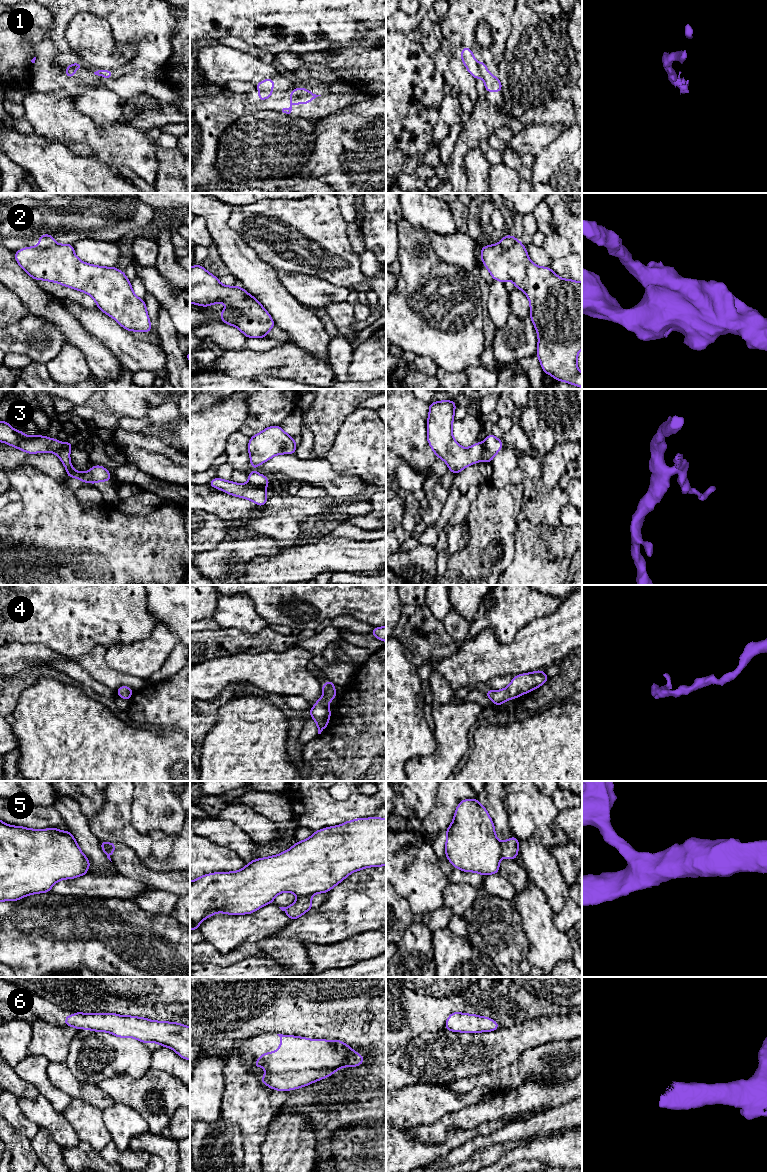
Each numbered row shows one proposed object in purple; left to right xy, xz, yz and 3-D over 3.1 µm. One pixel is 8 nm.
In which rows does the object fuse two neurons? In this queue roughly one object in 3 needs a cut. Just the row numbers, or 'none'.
1, 2, 3, 5

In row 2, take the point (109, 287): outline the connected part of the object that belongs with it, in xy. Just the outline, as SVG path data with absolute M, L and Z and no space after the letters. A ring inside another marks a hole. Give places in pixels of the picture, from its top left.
M54 244L42 249L26 247L14 252L14 256L20 267L33 279L56 282L89 294L99 310L114 318L129 332L153 332L145 301L134 294L131 282L123 271L115 267L102 267L79 260L73 244Z

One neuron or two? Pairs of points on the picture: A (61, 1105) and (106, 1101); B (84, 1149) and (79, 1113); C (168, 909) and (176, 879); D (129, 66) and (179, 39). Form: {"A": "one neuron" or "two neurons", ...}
{"A": "two neurons", "B": "two neurons", "C": "two neurons", "D": "two neurons"}

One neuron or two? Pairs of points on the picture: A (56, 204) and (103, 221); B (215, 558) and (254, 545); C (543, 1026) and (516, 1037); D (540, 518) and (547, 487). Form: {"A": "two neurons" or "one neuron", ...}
{"A": "one neuron", "B": "one neuron", "C": "one neuron", "D": "two neurons"}

